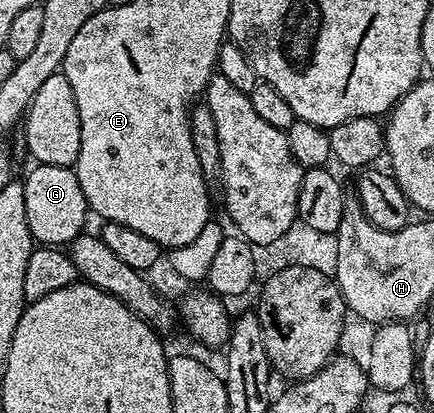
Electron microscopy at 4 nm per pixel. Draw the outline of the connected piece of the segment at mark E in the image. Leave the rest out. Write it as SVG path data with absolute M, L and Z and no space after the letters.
M76 34L60 73L65 74L78 108L81 143L75 171L88 209L106 222L125 225L162 248L191 244L211 220L210 187L203 180L195 144L191 144L189 112L213 78L210 70L129 70L117 62L85 62L85 38Z

